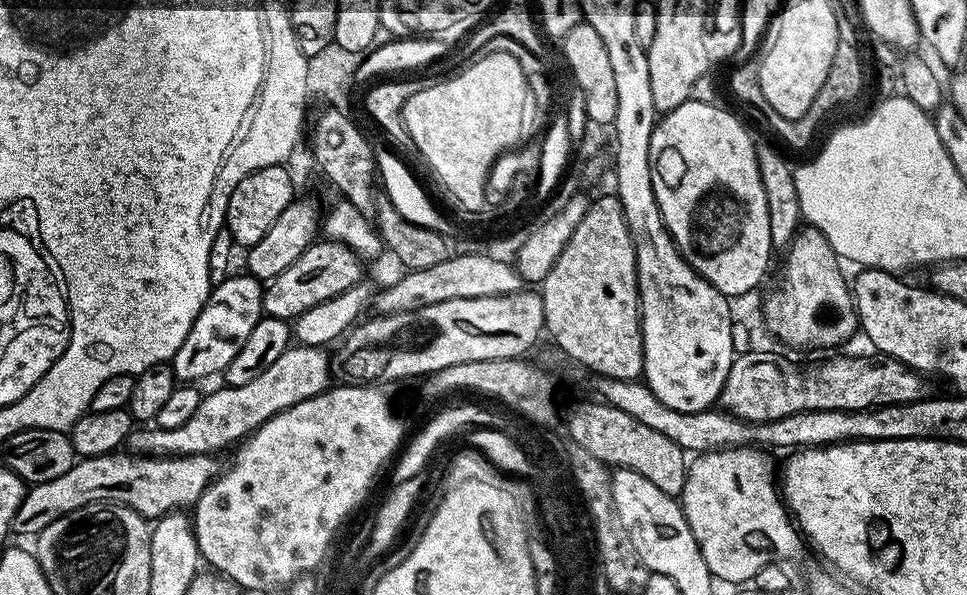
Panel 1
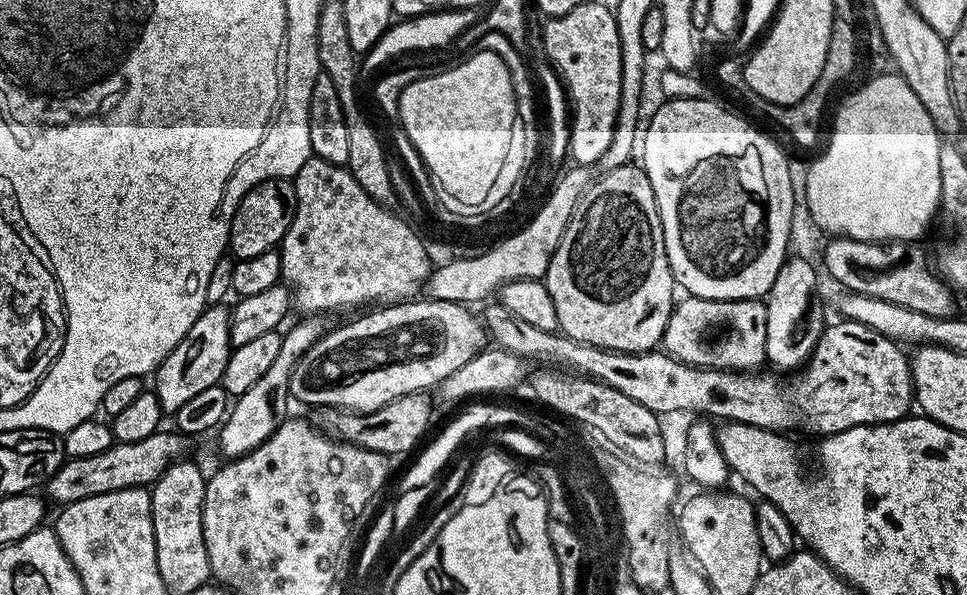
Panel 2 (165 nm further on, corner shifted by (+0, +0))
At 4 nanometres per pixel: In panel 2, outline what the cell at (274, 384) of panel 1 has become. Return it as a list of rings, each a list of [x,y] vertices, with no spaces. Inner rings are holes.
[[[161,430],[150,434],[150,438],[142,438],[142,442],[126,442],[125,444],[114,442],[106,450],[102,450],[102,454],[94,454],[90,458],[65,459],[64,465],[47,482],[46,491],[48,491],[49,496],[47,499],[49,501],[52,499],[56,506],[67,506],[82,498],[94,498],[98,494],[110,494],[127,488],[148,488],[156,483],[156,479],[170,465],[178,460],[185,459],[189,455],[188,444],[190,444],[189,437],[175,430],[169,430],[169,432]]]

